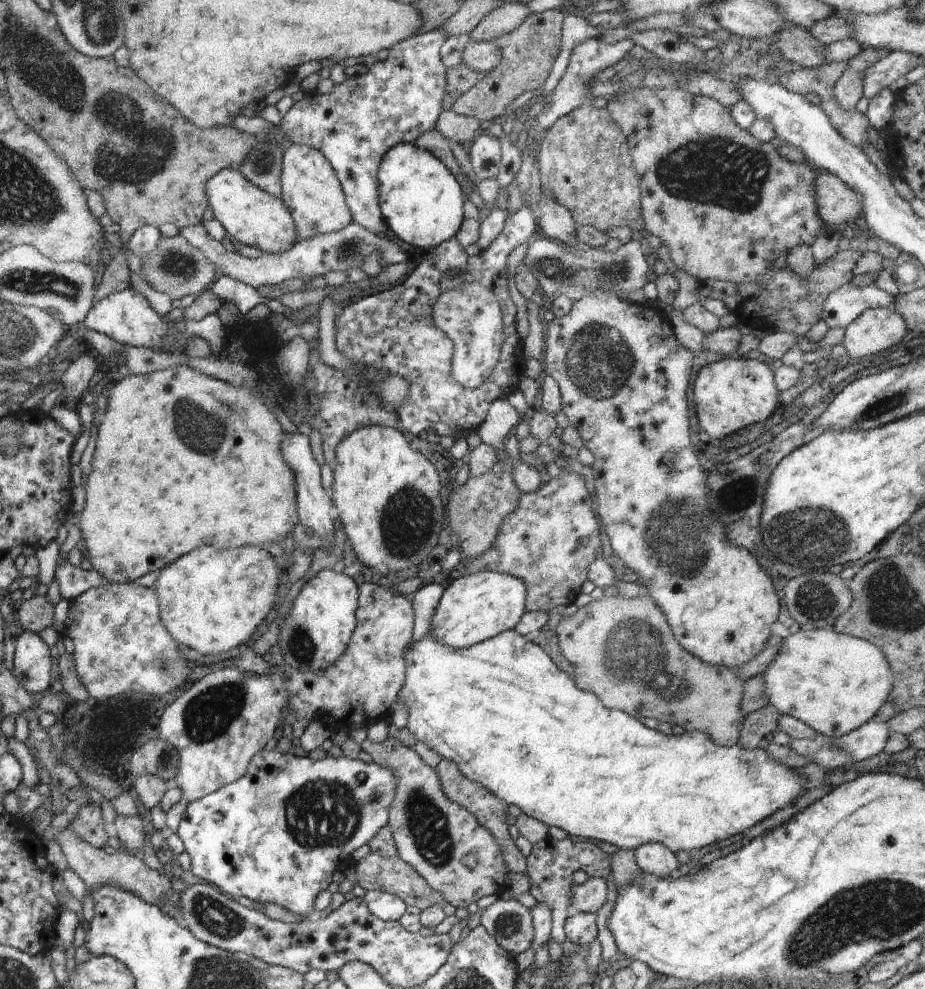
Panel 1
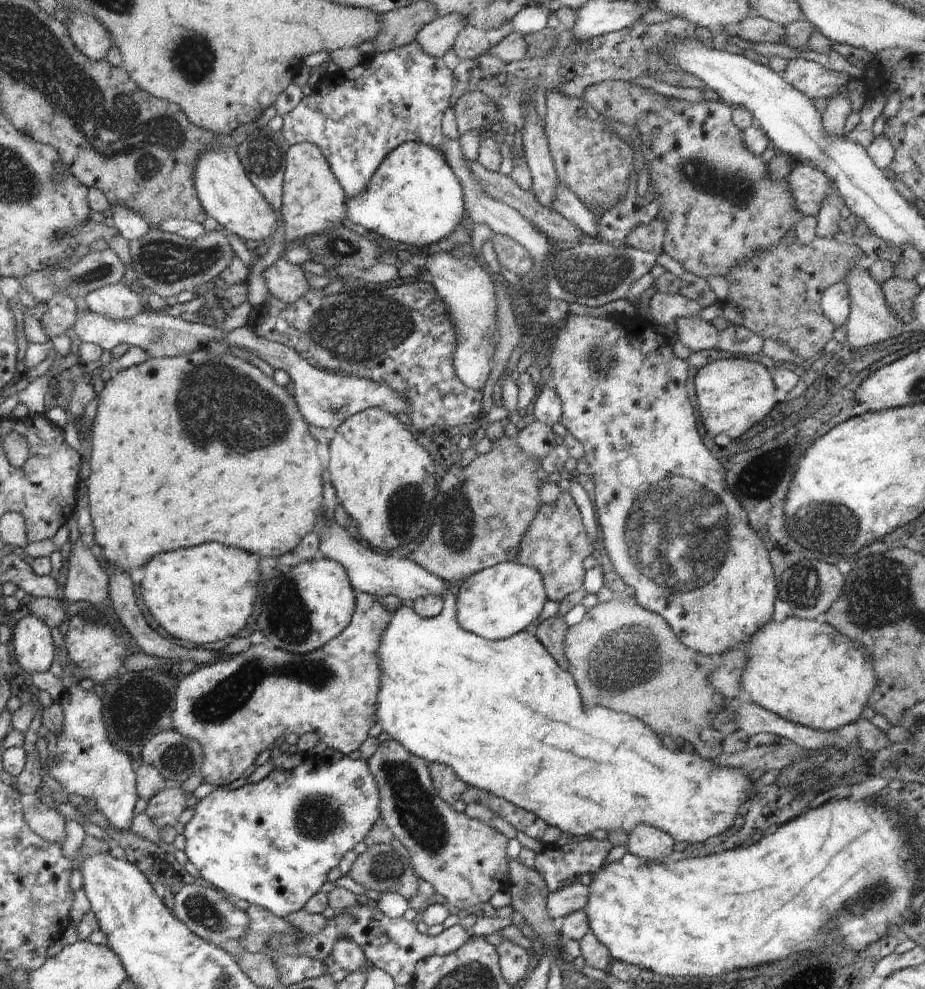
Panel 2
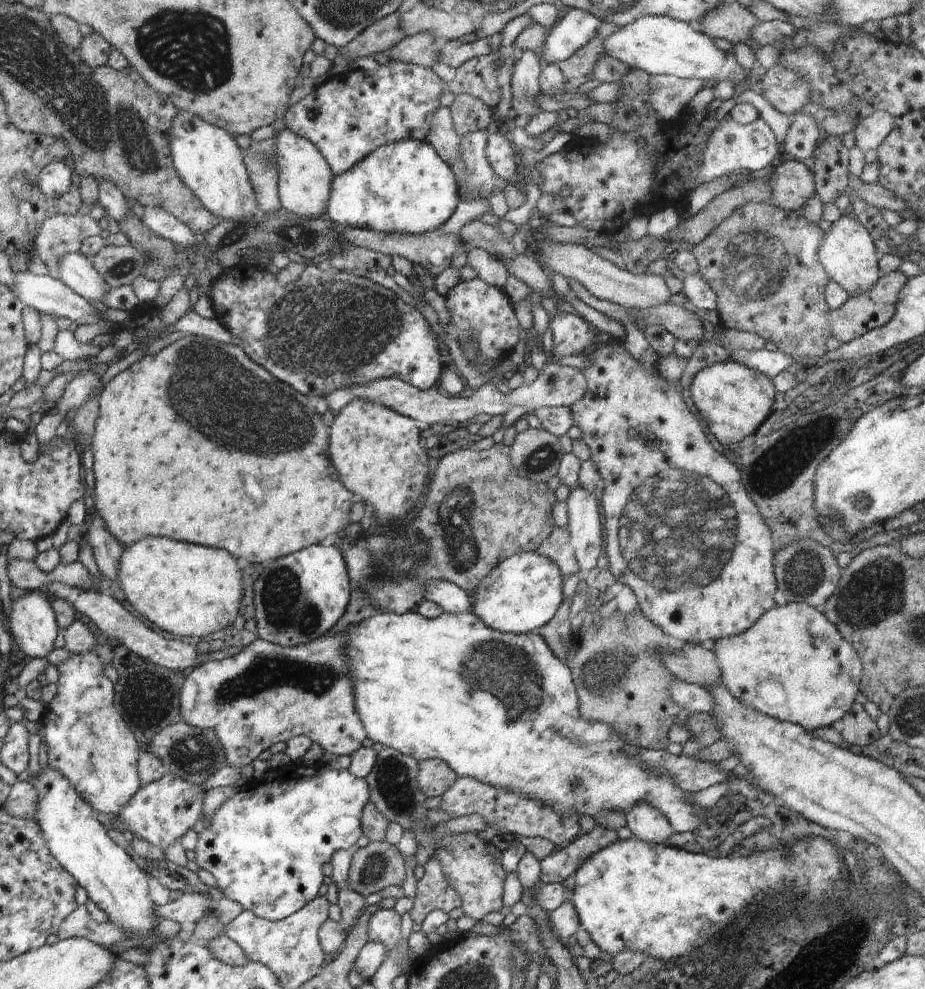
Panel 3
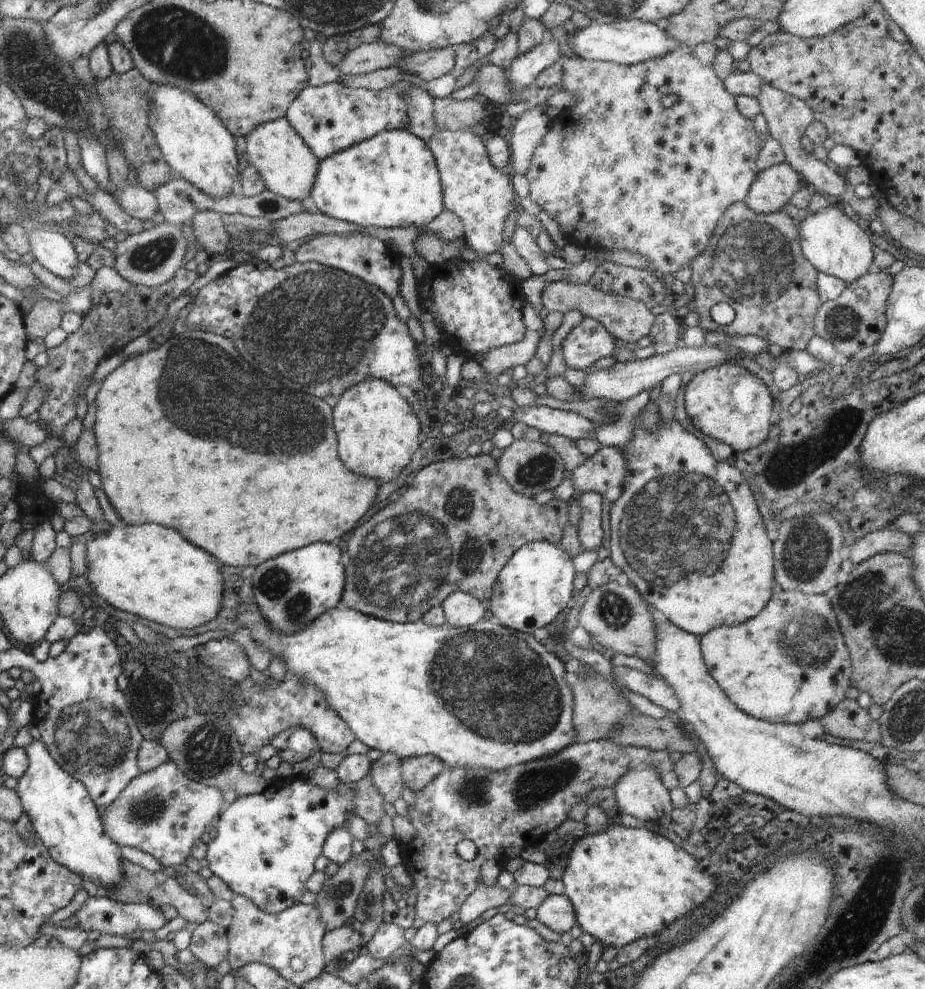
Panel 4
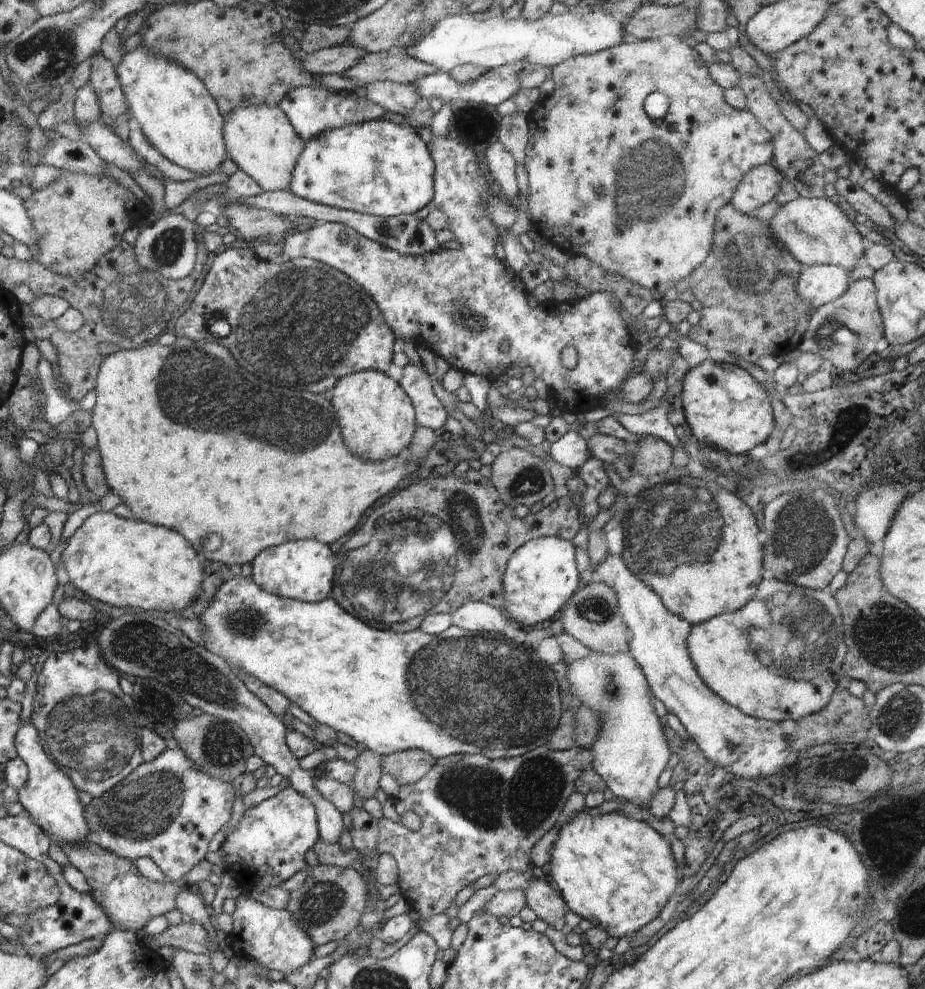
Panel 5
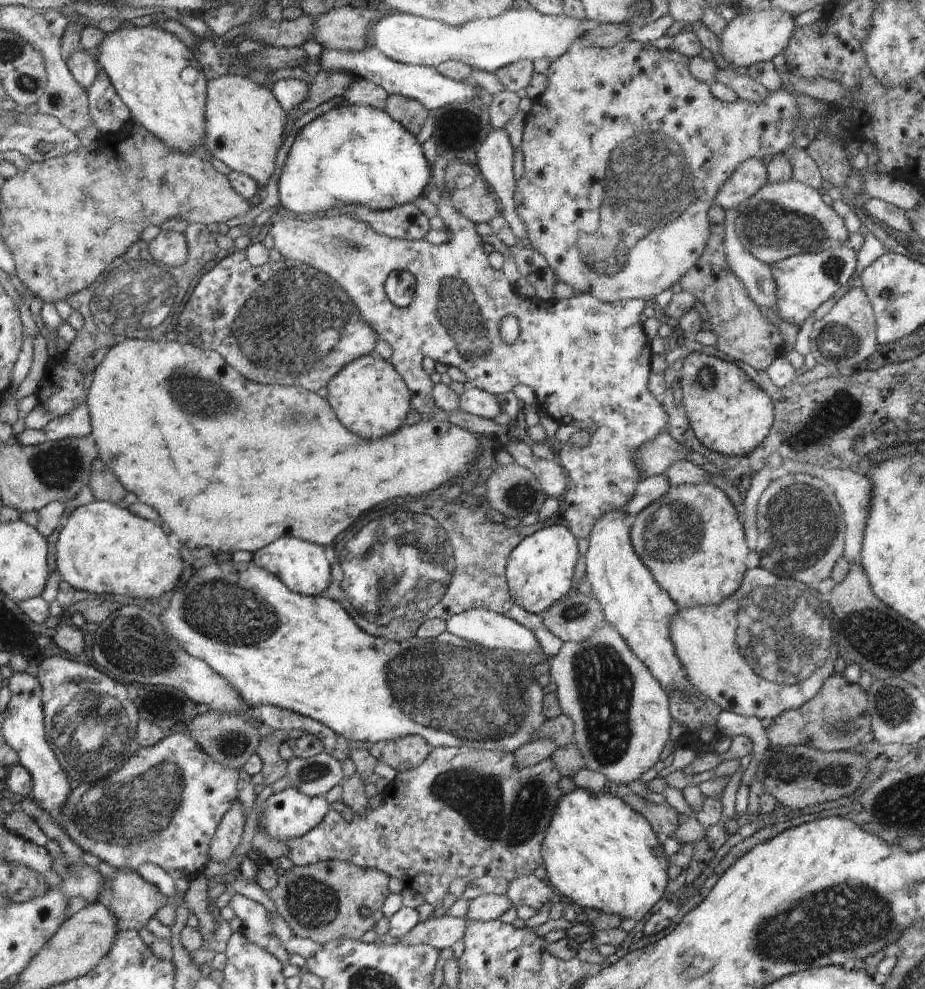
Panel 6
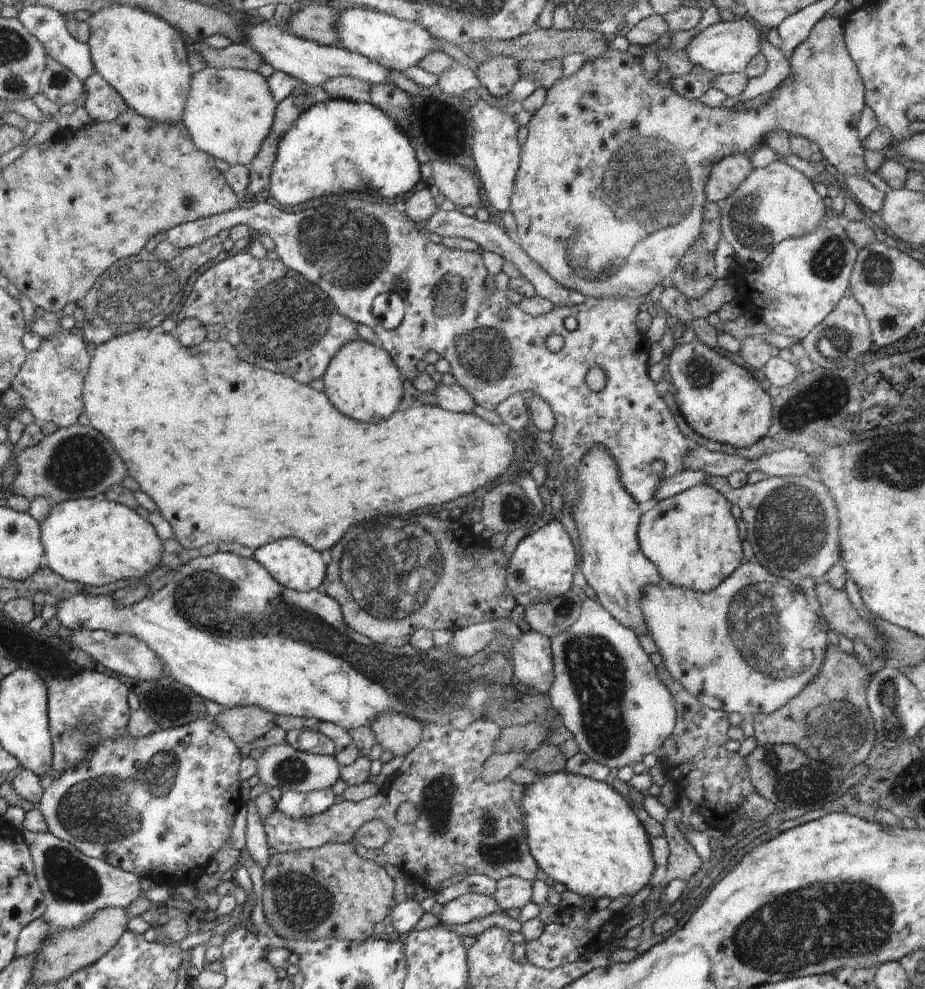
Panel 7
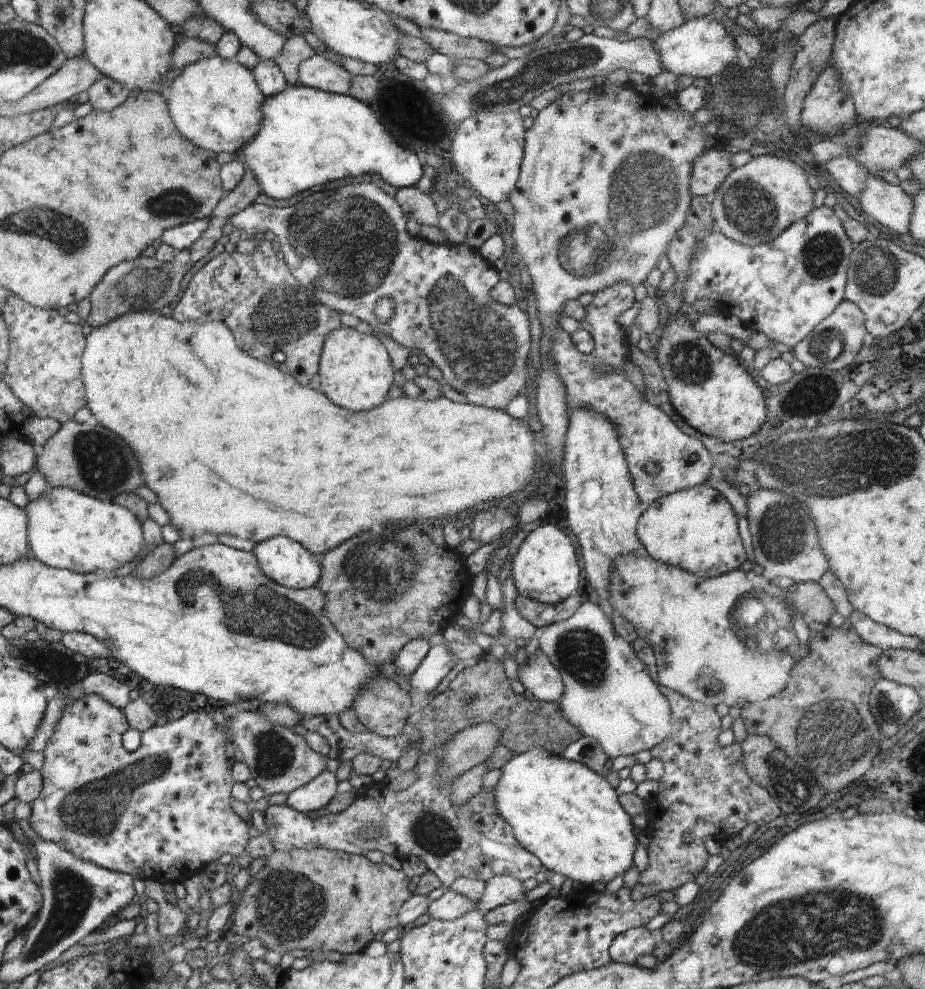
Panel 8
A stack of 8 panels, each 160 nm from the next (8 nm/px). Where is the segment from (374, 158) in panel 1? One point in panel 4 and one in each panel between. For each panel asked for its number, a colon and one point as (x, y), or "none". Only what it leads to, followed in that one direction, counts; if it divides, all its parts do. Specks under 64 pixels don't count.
2: (357, 117)
3: (348, 116)
4: (330, 118)

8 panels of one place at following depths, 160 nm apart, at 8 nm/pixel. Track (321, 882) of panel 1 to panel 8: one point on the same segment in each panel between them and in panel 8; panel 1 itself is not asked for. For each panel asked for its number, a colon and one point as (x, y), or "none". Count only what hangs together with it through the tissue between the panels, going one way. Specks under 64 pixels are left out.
2: (272, 843)
3: (265, 846)
4: (264, 847)
5: (267, 847)
6: (290, 813)
7: (294, 804)
8: (317, 793)

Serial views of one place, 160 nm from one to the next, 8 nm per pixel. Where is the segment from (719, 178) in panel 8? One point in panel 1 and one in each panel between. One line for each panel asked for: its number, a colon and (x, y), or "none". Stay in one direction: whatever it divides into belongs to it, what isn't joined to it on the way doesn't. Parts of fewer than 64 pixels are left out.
1: (837, 203)
2: (810, 188)
3: (792, 185)
4: (772, 188)
5: (759, 185)
6: (751, 176)
7: (726, 175)

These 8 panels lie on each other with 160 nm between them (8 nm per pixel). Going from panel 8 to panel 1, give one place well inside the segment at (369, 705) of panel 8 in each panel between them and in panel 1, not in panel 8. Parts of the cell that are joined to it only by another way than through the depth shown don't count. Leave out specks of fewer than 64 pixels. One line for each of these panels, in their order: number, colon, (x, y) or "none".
1: (492, 813)
2: (449, 786)
3: (435, 777)
4: (417, 772)
5: (407, 767)
6: (403, 754)
7: (398, 734)

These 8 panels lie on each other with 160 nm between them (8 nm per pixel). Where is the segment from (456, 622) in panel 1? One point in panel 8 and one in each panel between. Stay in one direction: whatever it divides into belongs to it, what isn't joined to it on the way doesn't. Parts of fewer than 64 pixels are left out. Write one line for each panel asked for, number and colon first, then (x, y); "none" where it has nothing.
2: (495, 603)
3: (524, 592)
4: (535, 585)
5: (541, 575)
6: (539, 572)
7: (541, 568)
8: (545, 569)

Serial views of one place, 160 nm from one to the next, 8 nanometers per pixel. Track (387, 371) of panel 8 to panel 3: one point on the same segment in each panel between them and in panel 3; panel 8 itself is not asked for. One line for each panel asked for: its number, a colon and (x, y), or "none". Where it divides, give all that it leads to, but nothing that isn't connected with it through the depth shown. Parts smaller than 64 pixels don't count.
3: (376, 452)
4: (377, 430)
5: (377, 419)
6: (371, 399)
7: (362, 381)

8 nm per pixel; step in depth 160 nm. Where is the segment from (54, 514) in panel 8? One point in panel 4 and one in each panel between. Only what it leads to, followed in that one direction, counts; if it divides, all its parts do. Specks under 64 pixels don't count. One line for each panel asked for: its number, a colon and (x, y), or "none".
4: (146, 570)
5: (123, 562)
6: (103, 549)
7: (95, 541)

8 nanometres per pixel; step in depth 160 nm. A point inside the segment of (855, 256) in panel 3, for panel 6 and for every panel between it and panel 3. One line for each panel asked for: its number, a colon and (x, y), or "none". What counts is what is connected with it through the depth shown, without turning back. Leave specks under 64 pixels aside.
4: (836, 245)
5: (815, 230)
6: (780, 220)

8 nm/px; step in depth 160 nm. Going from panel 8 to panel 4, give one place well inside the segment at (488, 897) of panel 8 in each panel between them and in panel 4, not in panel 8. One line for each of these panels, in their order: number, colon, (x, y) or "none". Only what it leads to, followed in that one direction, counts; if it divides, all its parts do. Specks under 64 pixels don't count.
4: (556, 912)
5: (549, 906)
6: (527, 890)
7: (514, 892)

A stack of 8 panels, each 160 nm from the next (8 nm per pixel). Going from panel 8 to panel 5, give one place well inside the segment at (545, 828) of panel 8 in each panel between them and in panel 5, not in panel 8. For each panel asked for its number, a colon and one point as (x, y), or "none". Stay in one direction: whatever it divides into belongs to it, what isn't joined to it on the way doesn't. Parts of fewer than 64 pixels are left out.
5: (618, 873)
6: (600, 854)
7: (584, 835)

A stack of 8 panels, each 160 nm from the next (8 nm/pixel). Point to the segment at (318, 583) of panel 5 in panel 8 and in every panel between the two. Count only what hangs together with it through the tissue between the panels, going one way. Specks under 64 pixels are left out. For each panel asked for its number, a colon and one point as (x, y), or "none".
6: (302, 567)
7: (293, 564)
8: (284, 561)

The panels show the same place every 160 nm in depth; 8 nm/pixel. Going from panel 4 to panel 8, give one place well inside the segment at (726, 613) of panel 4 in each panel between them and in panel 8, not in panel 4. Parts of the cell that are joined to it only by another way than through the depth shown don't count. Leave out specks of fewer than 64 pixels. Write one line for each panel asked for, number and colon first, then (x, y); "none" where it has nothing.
5: (692, 541)
6: (691, 540)
7: (692, 538)
8: (695, 529)

